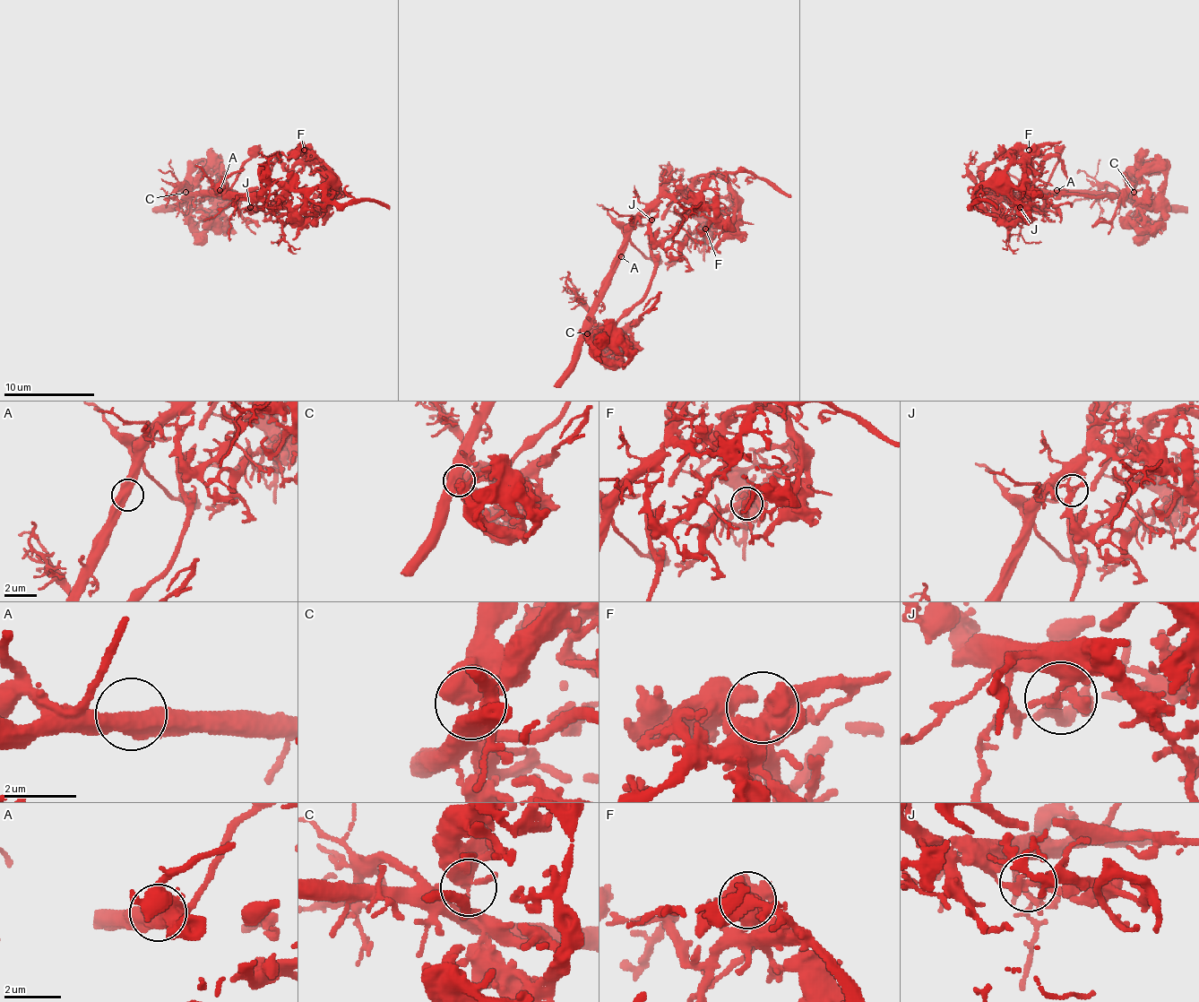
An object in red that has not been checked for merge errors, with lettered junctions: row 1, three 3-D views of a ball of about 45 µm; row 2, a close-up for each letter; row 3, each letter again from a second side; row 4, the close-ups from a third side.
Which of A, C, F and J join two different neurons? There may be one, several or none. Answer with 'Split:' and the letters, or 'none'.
Split: C, J

